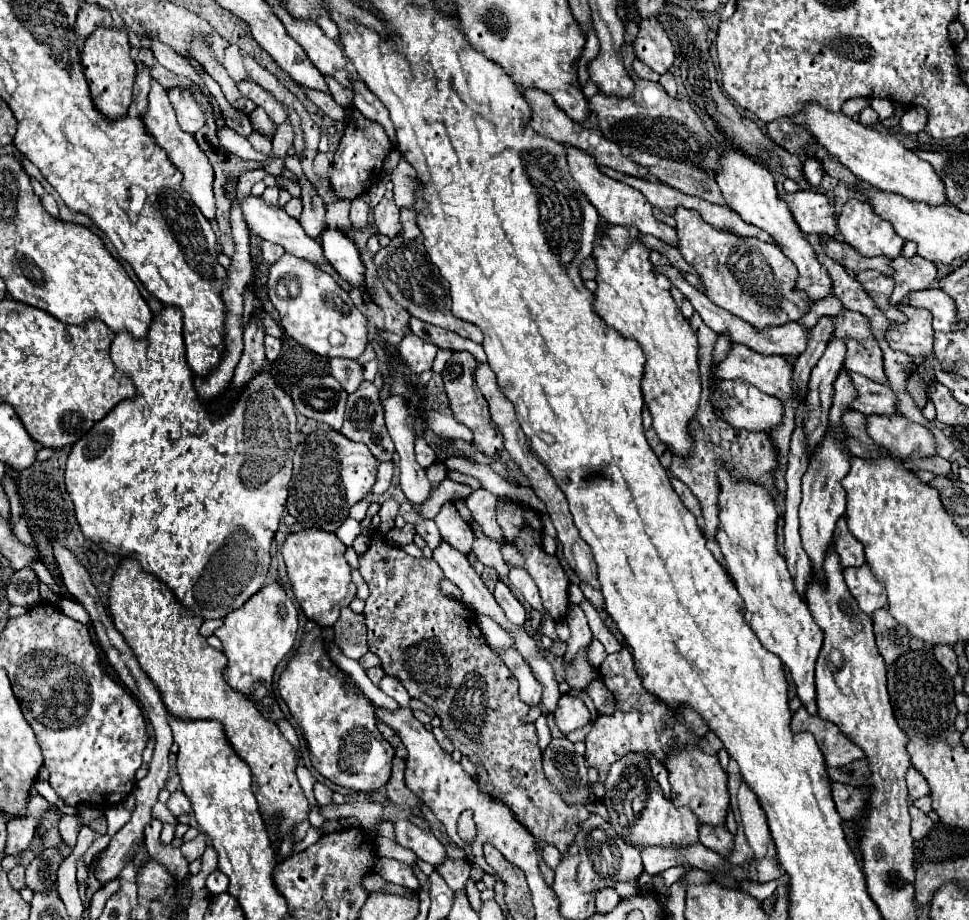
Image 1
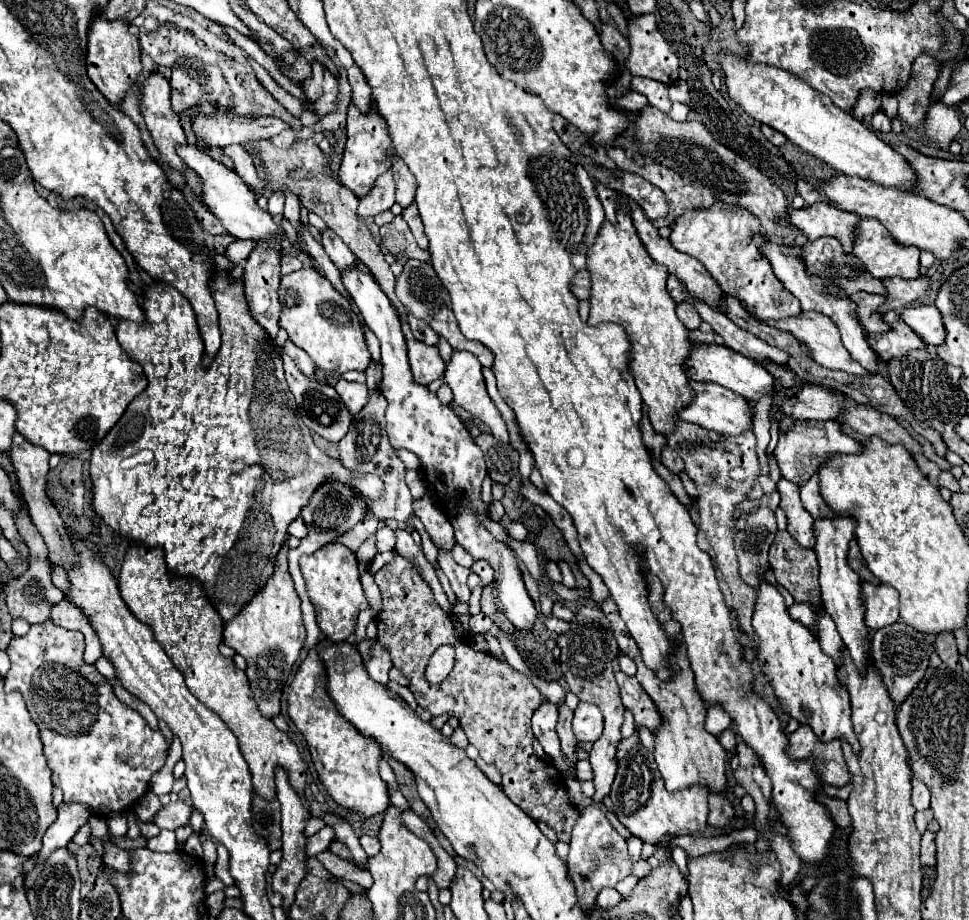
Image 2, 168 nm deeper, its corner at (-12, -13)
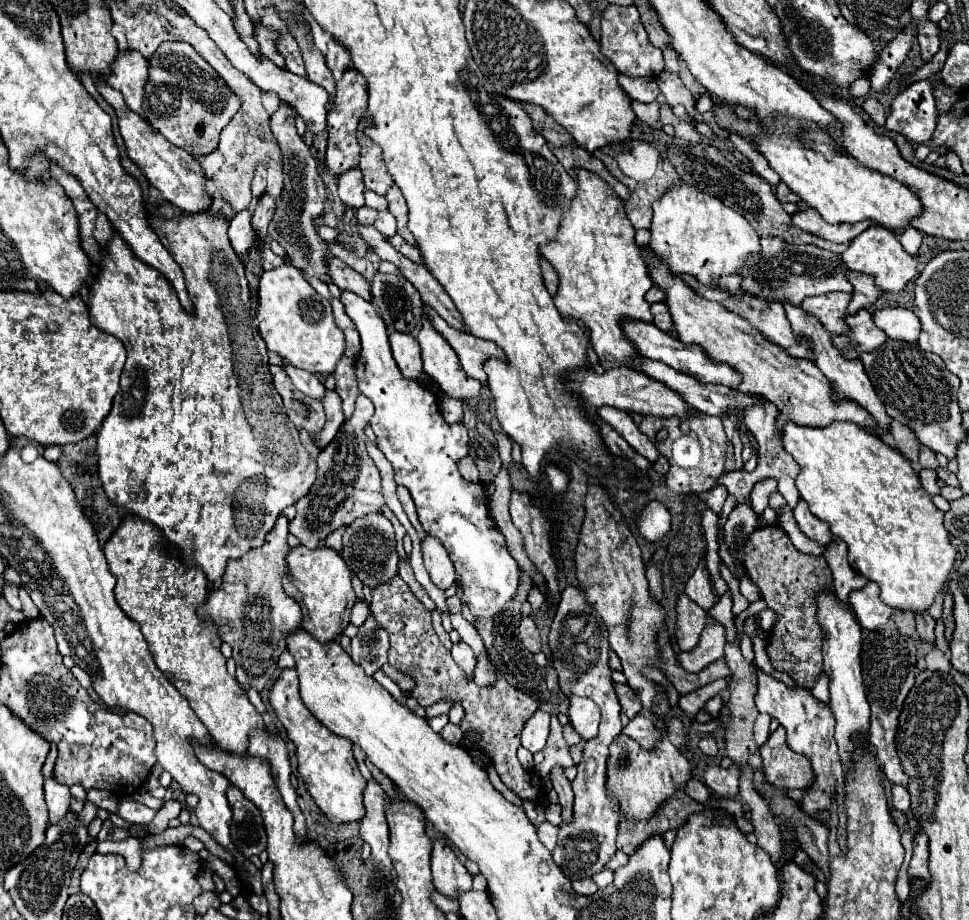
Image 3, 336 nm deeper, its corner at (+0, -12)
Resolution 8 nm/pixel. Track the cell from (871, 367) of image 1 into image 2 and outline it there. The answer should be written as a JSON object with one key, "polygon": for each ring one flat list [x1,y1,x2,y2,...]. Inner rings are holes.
{"polygon":[[803,312,801,316,775,322,771,320,767,324,795,334,797,340,805,342,811,348,813,360,823,368,857,376,871,376,871,372,865,372,865,368,861,368,861,364,857,364,857,360,853,360,849,352,845,352,837,324,833,324,833,320,827,320,827,316,821,316,817,312]]}

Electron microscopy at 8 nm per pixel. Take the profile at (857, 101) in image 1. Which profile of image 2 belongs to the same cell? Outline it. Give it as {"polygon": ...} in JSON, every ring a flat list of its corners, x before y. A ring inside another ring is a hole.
{"polygon":[[865,90,859,96,859,100,857,100,855,108,853,108,853,116,855,118,865,118,869,114,875,114,879,108,881,108,881,94,871,92,871,90]]}

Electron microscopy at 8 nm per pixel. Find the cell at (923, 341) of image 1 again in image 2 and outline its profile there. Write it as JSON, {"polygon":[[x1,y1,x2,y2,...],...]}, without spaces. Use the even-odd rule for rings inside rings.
{"polygon":[[895,310,883,314,883,318,887,324,891,324,893,330,889,330,887,334,869,334,869,344,885,362,891,358,907,356,915,348,927,348,921,336,917,336]]}

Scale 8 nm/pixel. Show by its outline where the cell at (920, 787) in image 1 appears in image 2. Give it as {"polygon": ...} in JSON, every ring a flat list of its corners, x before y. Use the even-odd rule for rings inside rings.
{"polygon":[[913,778,911,784,913,784,913,806,917,810,927,810,929,808,929,800,931,800,929,788,921,780,917,780,917,778]]}

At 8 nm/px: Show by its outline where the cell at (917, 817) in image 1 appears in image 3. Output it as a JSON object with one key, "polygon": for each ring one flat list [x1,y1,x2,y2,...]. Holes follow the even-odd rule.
{"polygon":[[919,833,913,839,913,859,909,863,909,877,919,877,929,881,931,873,929,873,929,843,927,843,927,835]]}

